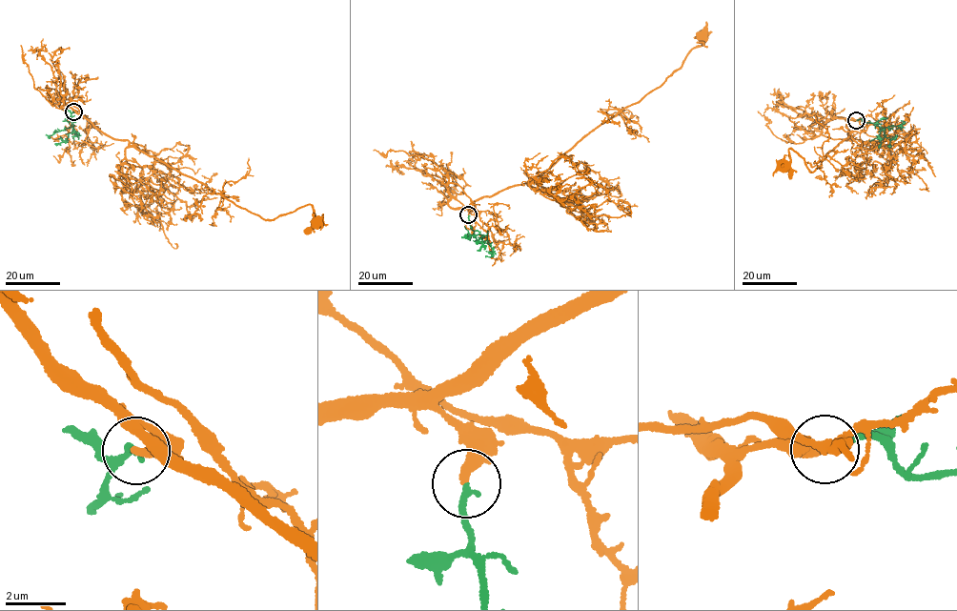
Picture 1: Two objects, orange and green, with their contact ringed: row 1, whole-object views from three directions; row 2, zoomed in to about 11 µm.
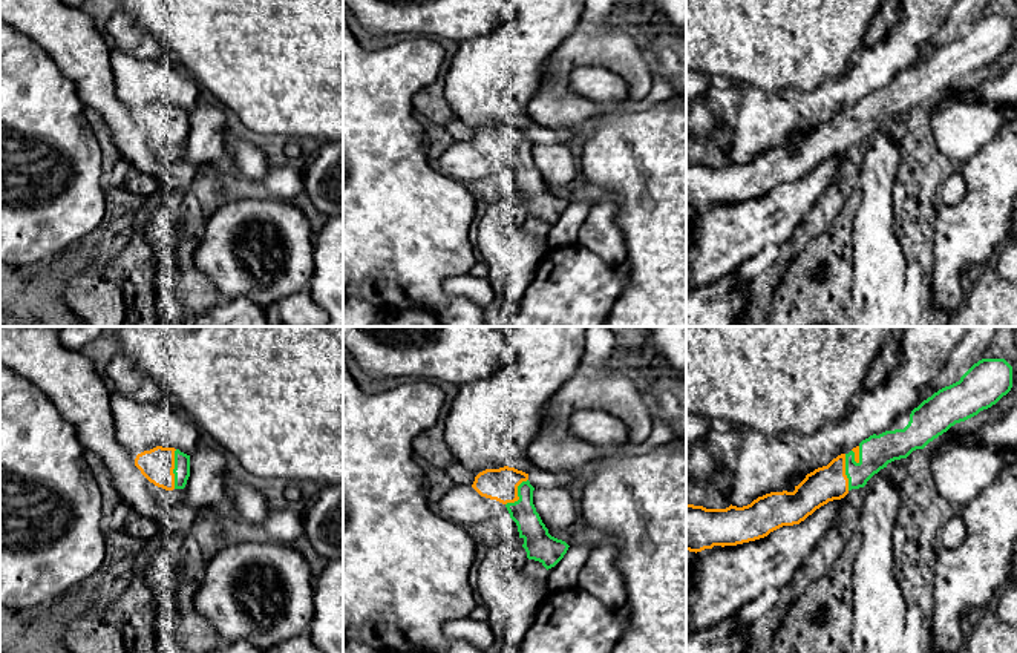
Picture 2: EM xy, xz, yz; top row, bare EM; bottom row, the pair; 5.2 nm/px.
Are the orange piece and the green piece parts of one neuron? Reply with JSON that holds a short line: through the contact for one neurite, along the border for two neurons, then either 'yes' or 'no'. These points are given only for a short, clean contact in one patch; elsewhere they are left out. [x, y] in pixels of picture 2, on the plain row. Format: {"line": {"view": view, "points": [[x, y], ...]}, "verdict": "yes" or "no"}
{"verdict": "yes"}

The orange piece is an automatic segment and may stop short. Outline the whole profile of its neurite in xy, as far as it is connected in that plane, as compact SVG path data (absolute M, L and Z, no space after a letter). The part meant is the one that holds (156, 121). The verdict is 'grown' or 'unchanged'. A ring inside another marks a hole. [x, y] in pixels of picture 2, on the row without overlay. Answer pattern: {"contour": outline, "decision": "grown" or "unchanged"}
{"contour": "M156 103L136 112L135 123L155 143L184 146L190 133L190 112L175 104Z", "decision": "grown"}

